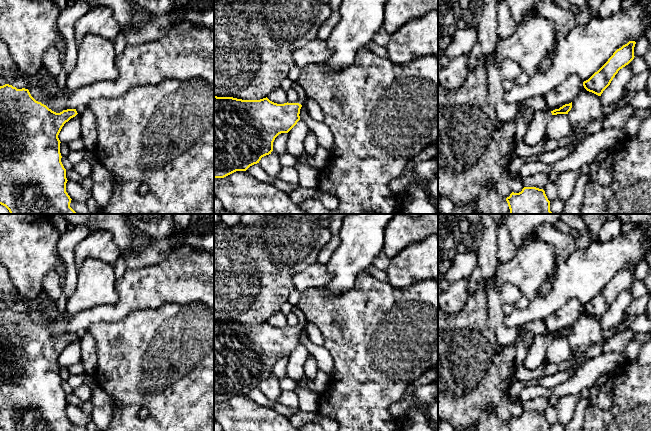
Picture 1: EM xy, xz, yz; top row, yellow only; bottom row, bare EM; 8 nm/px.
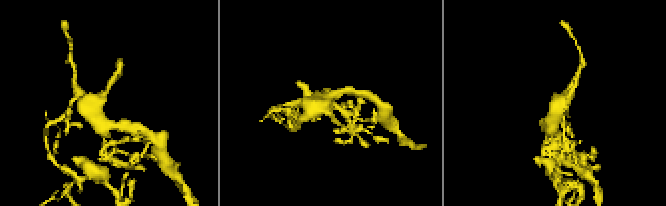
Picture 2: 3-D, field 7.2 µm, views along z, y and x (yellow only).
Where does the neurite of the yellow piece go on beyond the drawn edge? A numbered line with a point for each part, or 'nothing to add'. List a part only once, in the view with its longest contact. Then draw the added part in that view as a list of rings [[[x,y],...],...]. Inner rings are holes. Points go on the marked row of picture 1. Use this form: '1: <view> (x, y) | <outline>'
1: xz (302, 96) | [[[294,81],[292,88],[298,93],[297,103],[303,105],[307,99],[304,89],[297,83],[297,81]]]

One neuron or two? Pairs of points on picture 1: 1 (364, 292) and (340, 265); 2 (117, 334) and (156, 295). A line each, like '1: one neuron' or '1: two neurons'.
1: two neurons
2: two neurons

